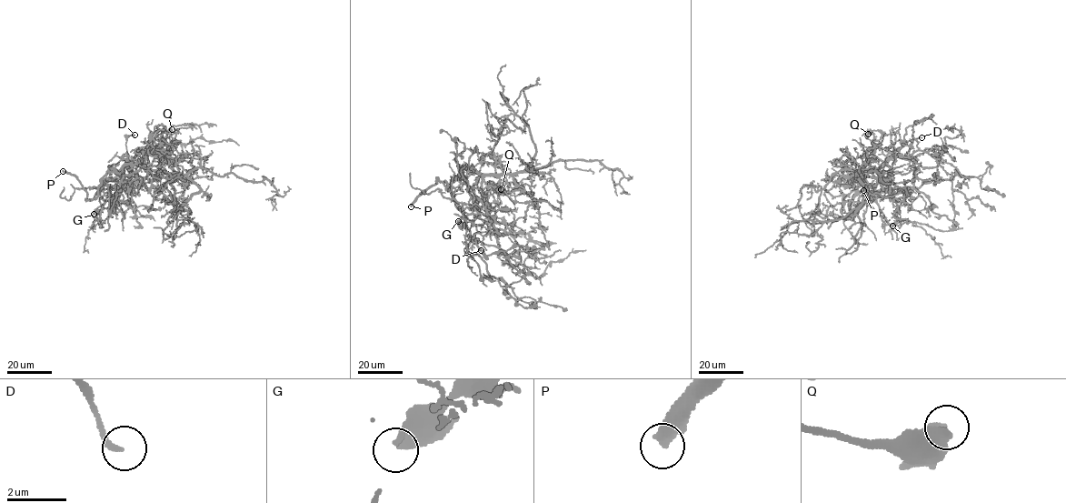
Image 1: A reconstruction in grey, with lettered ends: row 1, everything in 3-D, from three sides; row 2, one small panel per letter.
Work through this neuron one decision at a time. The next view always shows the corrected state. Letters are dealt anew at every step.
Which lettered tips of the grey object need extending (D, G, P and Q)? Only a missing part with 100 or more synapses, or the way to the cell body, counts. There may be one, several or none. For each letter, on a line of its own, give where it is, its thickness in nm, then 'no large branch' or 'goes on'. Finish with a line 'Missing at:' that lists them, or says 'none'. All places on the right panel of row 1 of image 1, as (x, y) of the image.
D: (921, 137) | 180 nm | no large branch
G: (892, 226) | 550 nm | no large branch
P: (863, 190) | 440 nm | goes on
Q: (868, 134) | 600 nm | no large branch
Missing at: P

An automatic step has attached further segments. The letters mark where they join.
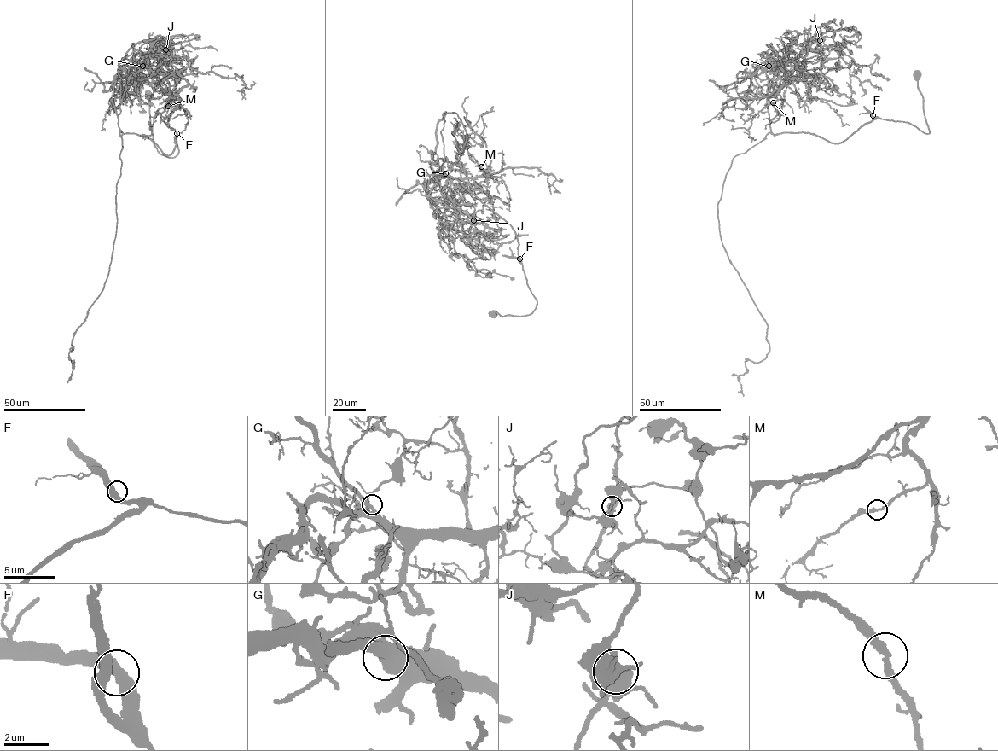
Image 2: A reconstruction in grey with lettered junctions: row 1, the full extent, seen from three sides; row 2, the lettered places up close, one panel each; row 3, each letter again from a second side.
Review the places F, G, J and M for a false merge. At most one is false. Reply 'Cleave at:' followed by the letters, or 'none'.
Cleave at: J

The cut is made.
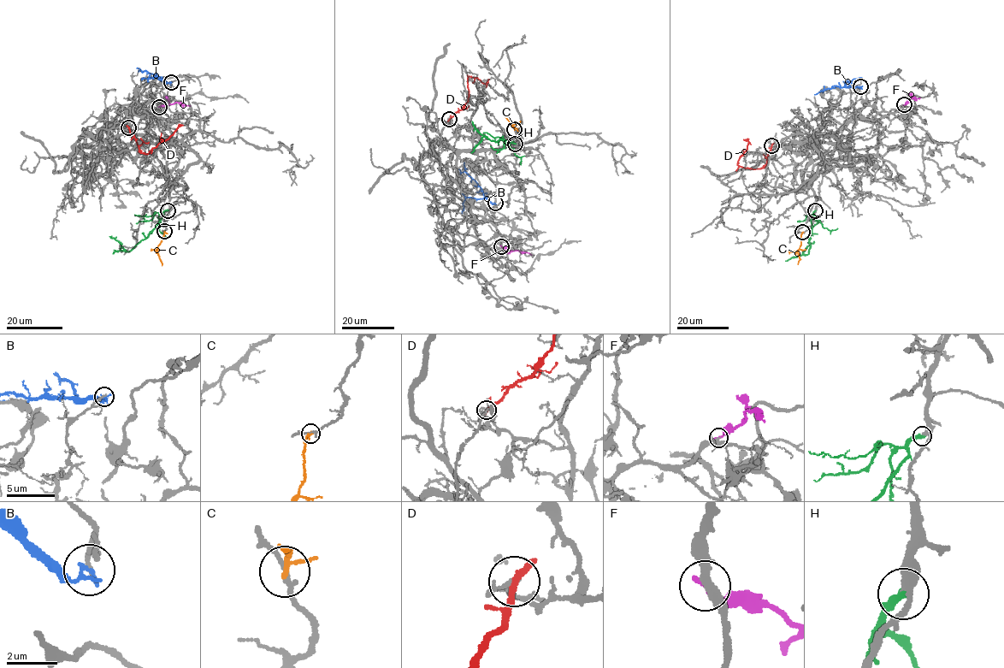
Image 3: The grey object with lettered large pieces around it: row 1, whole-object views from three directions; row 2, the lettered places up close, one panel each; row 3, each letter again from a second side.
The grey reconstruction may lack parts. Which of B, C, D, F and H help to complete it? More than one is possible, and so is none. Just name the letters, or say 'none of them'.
H

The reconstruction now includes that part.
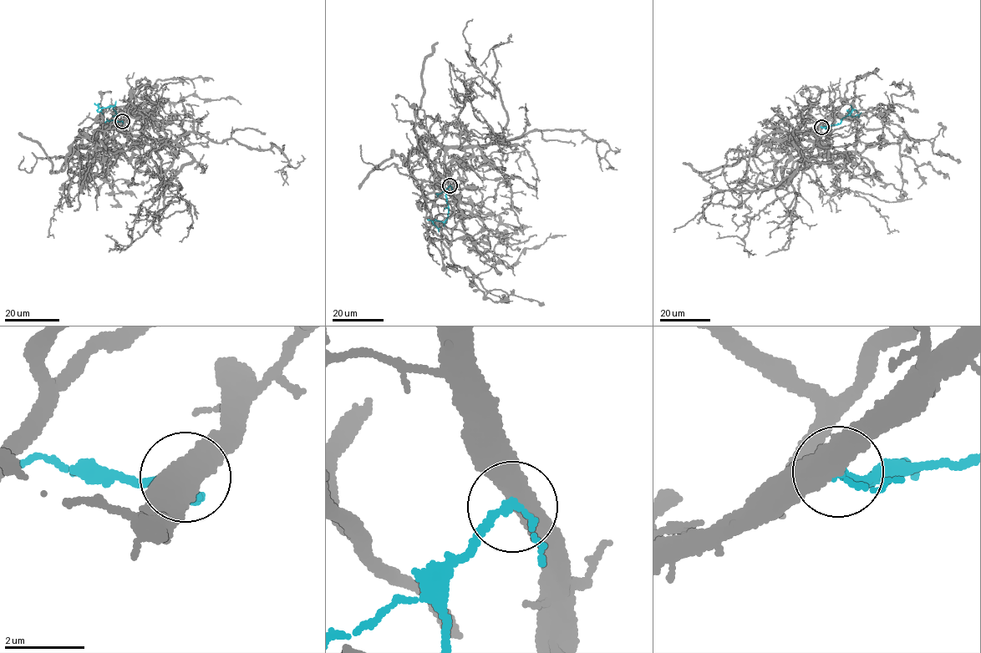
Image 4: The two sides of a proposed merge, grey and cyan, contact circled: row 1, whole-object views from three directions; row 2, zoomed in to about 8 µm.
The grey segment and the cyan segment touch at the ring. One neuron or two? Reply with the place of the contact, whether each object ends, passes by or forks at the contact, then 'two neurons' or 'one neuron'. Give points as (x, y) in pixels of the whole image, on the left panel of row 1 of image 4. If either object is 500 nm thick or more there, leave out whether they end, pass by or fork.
place (122, 121); two neurons

